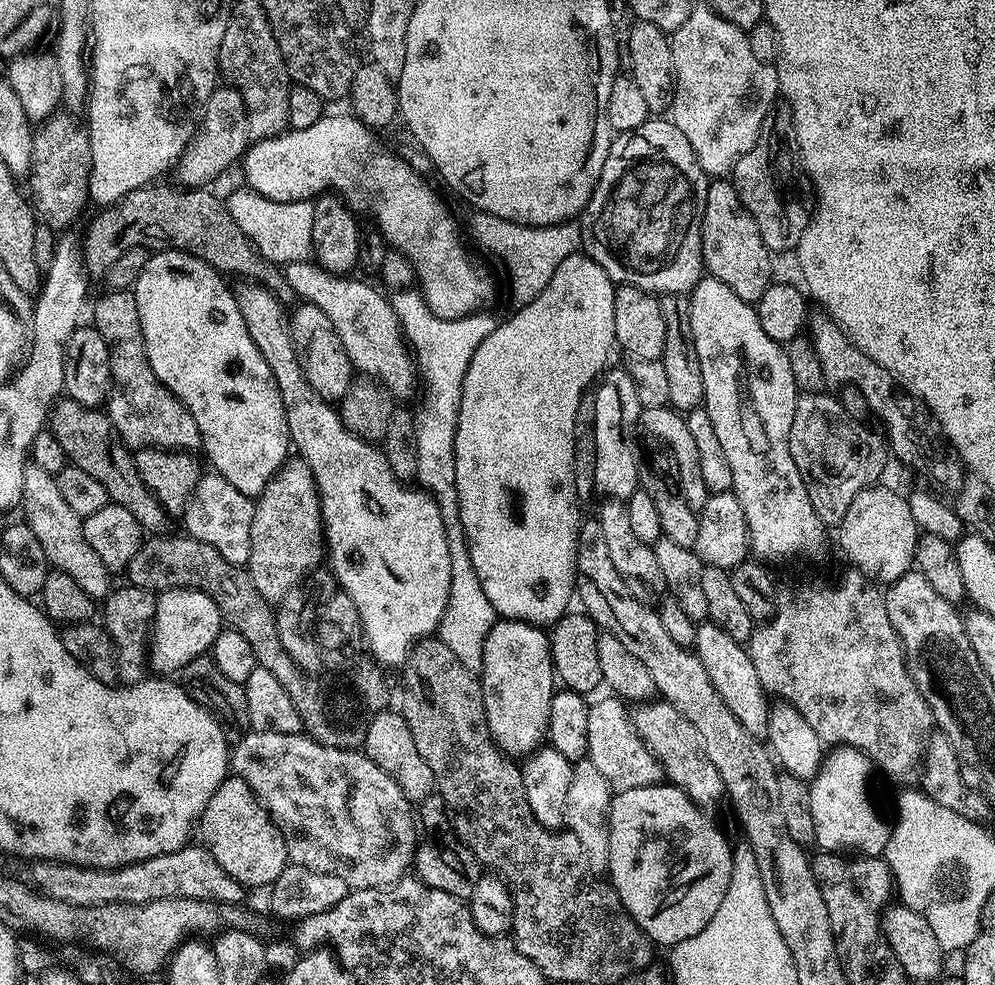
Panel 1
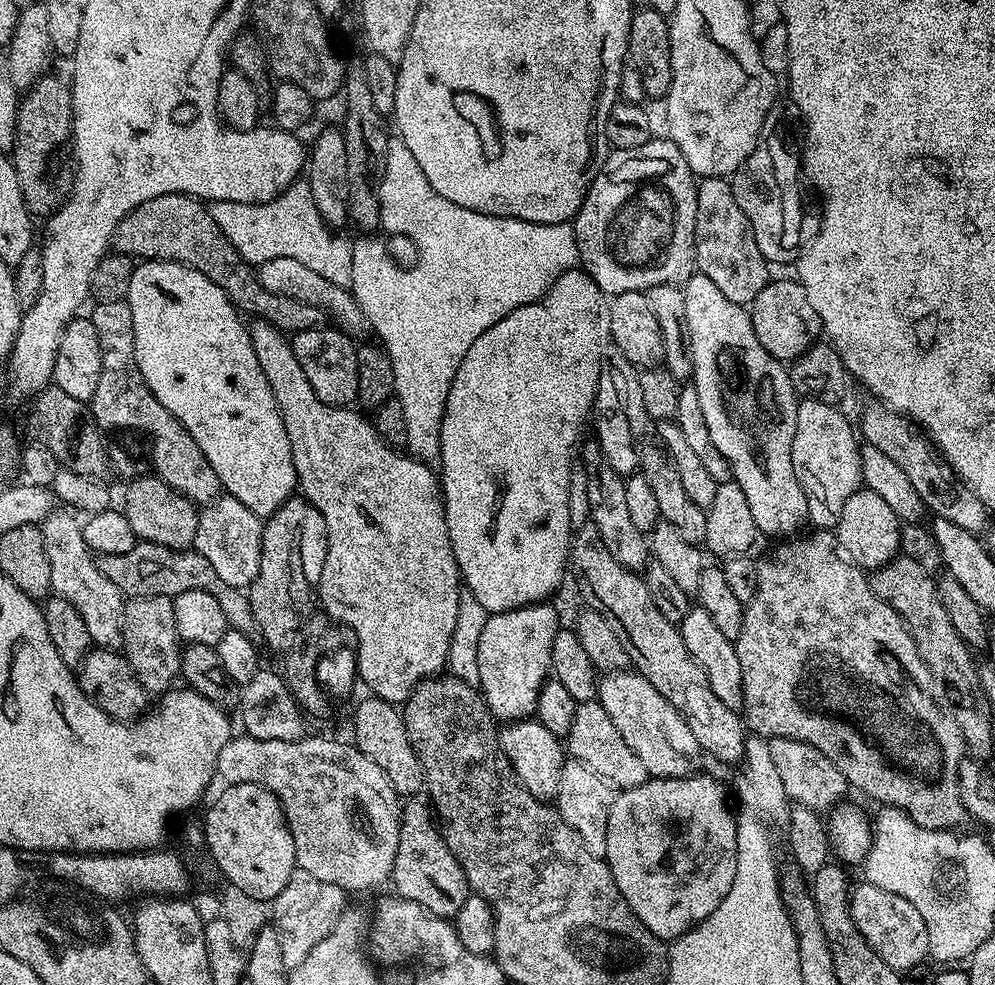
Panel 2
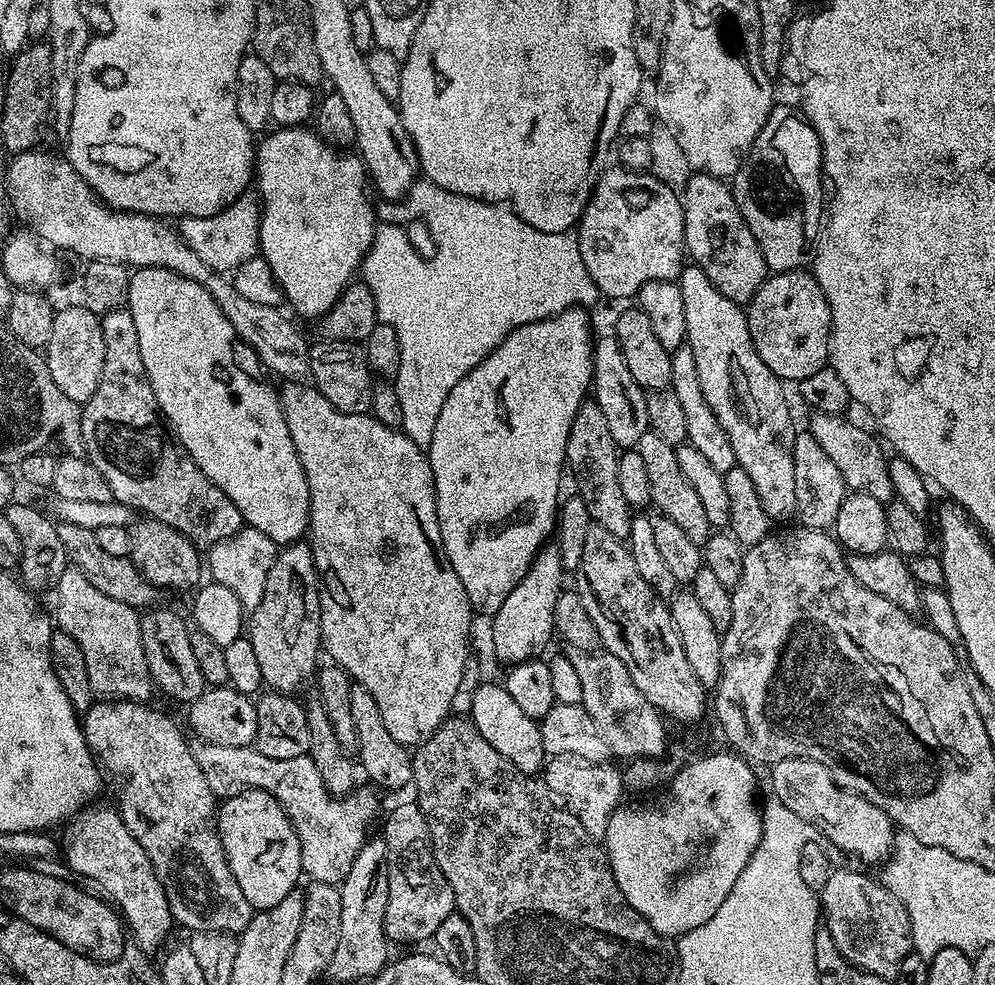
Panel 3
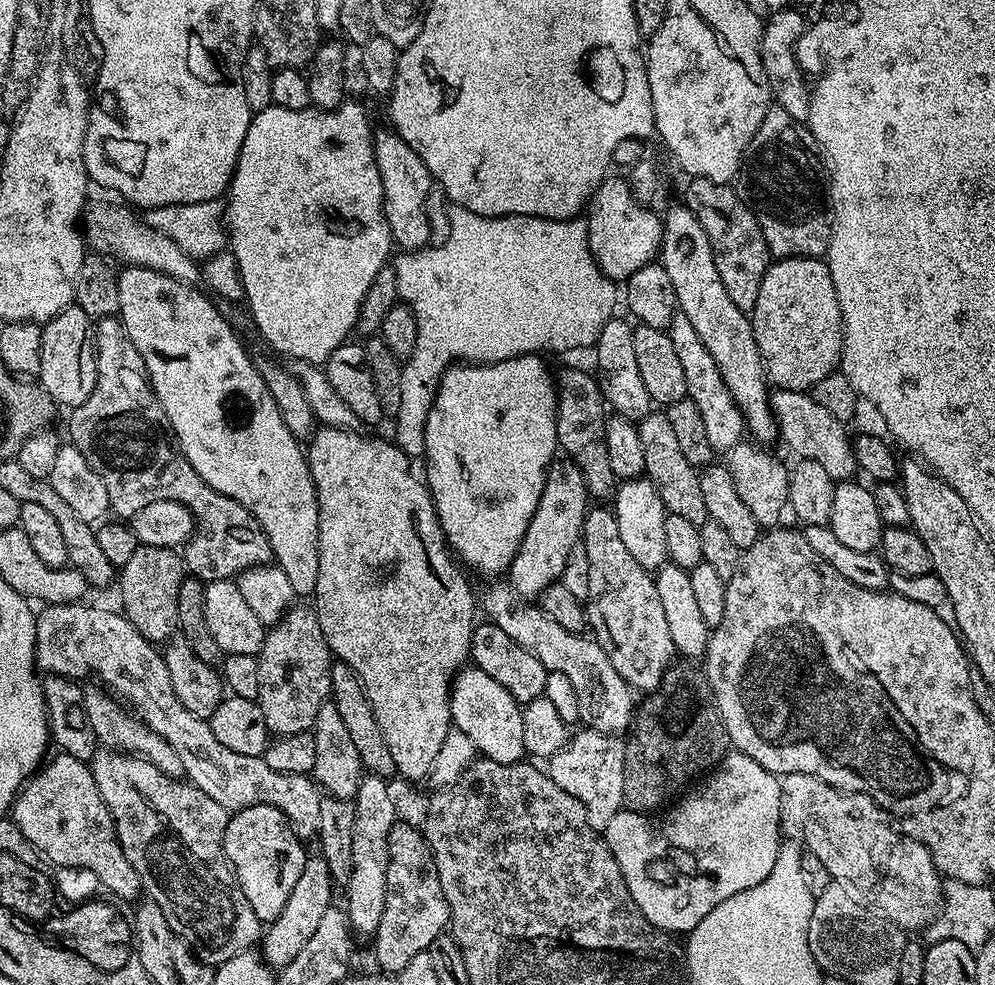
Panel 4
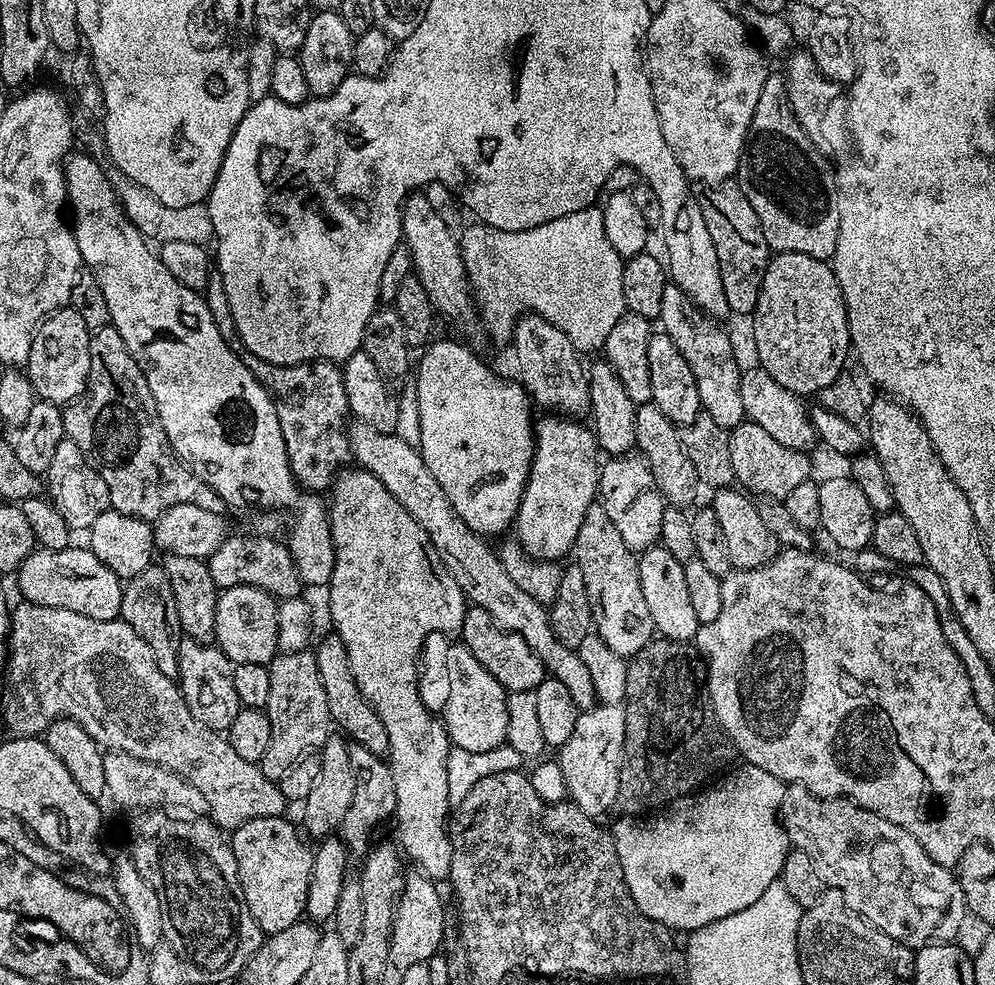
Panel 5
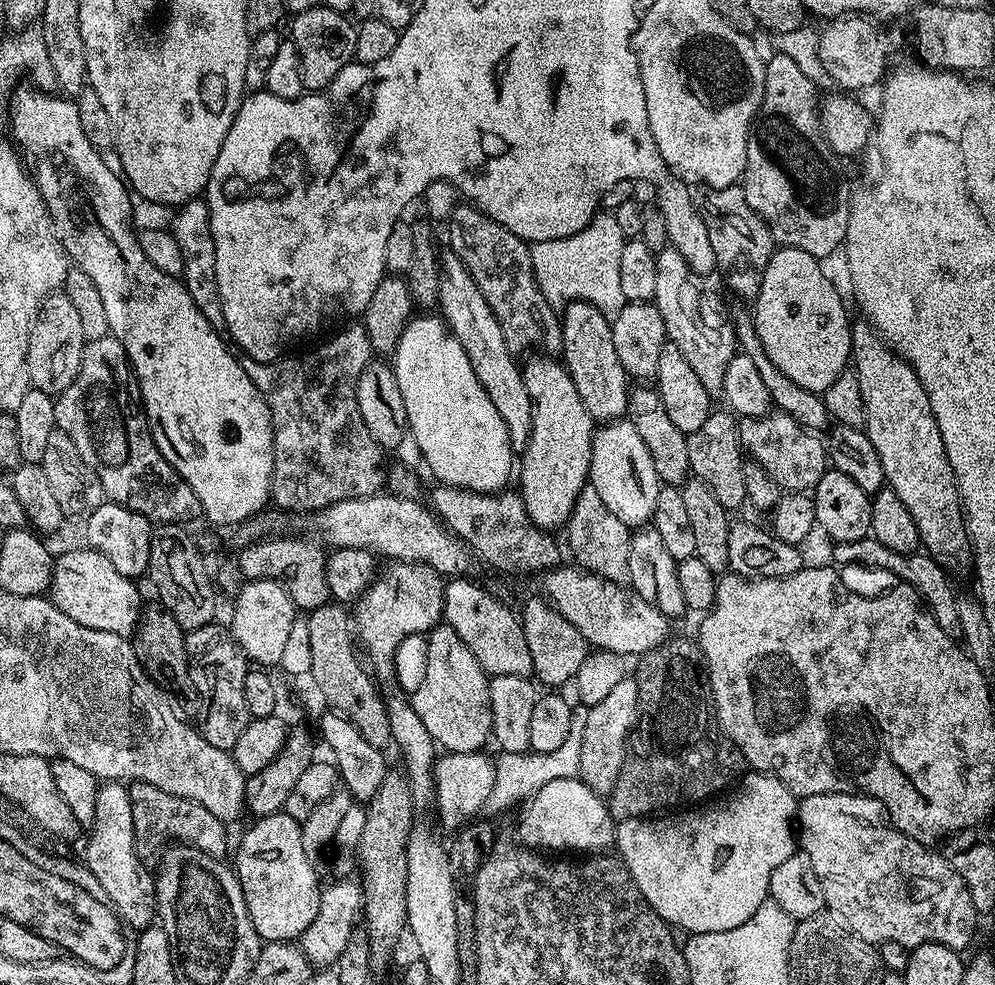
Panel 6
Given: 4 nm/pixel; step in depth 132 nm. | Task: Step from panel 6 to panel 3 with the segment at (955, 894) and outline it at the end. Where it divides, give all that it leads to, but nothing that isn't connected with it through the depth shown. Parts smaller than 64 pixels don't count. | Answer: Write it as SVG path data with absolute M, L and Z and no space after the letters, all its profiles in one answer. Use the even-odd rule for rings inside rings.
M786 758L771 769L772 780L776 783L775 791L783 797L786 806L798 814L806 823L812 825L817 833L825 836L833 849L841 848L852 856L861 856L864 860L883 862L888 859L894 843L894 825L892 819L874 802L865 796L843 788L832 777L832 771L822 762L810 758Z

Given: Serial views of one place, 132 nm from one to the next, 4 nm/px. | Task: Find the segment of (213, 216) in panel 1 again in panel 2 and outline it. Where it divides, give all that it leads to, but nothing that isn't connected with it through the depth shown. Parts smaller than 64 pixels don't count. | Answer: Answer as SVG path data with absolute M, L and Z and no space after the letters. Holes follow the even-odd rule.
M168 194L131 211L116 228L117 251L145 260L172 260L190 265L224 291L235 307L250 316L263 318L285 334L317 327L324 318L320 308L289 296L280 296L261 285L255 269L234 250L233 244L214 222L209 207L193 196Z

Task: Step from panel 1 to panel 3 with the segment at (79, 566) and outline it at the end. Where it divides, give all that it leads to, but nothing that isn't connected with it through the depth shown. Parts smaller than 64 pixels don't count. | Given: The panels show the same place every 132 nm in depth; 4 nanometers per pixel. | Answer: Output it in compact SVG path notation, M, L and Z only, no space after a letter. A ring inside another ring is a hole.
M71 566L62 574L62 578L58 578L54 595L56 595L55 627L61 632L70 634L70 638L78 642L86 658L86 674L90 674L93 697L104 702L151 701L154 685L142 650L141 613L126 606L126 602L117 602L115 598L102 594L102 590L96 589L86 578L86 574Z

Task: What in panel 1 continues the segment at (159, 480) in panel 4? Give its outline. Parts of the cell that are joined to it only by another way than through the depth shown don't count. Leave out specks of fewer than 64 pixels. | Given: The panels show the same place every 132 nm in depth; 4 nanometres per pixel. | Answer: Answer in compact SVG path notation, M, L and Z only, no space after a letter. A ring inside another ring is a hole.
M108 290L105 296L96 300L92 308L91 327L102 334L106 346L110 350L110 374L112 375L112 391L108 394L106 411L122 442L133 450L142 448L161 448L171 450L196 450L201 447L198 422L194 422L194 414L186 410L186 406L173 392L154 374L150 362L146 358L146 346L142 338L142 322L138 318L138 302L135 291Z

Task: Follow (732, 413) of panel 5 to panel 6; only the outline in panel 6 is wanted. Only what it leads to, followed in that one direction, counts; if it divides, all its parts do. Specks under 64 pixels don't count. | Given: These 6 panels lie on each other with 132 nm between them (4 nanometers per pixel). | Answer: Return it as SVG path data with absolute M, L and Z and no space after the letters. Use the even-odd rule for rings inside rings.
M671 246L656 253L658 279L654 290L655 306L658 314L662 314L662 322L666 326L667 343L678 346L694 369L694 374L706 386L708 395L716 398L723 393L726 366L730 366L732 357L737 355L736 334L732 330L729 313L724 313L724 304L707 288L705 281L690 266L686 266L686 258L678 254Z

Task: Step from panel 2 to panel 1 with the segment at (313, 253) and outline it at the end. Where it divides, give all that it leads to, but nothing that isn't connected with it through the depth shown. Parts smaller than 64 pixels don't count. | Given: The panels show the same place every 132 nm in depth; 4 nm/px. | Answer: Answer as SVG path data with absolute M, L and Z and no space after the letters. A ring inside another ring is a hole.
M247 186L236 188L226 197L226 205L253 248L270 264L287 266L294 262L313 259L314 203L312 200L298 202L274 202Z

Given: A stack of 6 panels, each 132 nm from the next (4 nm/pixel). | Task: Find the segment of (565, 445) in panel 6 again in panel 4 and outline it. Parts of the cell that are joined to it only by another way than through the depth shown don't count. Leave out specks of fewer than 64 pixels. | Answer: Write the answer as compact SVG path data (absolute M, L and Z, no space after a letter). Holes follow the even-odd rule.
M553 459L542 486L542 498L538 498L538 510L534 510L534 518L530 518L530 526L526 526L526 534L520 543L520 553L506 573L507 583L512 585L521 600L535 601L544 595L551 584L559 581L570 550L581 543L580 531L589 507L590 497L584 485L582 470L578 470L573 460Z

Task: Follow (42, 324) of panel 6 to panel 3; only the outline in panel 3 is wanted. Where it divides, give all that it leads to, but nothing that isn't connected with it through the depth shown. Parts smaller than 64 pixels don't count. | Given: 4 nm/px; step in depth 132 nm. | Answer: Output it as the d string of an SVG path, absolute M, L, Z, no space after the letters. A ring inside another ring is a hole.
M75 302L69 308L55 313L50 338L46 345L46 359L50 378L58 385L58 390L66 394L75 404L83 406L98 390L102 378L102 362L106 358L106 346L102 342L100 317L95 316L83 303Z

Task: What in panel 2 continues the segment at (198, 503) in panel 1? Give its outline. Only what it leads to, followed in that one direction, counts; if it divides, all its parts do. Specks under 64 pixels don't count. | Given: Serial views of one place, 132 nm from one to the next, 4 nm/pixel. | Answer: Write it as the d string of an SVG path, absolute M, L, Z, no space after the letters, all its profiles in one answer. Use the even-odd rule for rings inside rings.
M221 494L217 500L203 505L194 548L202 554L202 558L206 558L206 562L210 562L210 566L214 566L214 574L218 574L226 586L247 590L260 573L263 533L264 520L261 516L242 506L238 498Z

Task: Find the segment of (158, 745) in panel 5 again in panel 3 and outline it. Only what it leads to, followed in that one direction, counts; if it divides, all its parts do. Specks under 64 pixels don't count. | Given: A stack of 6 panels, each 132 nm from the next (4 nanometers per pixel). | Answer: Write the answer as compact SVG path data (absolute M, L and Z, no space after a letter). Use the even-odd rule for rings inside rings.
M197 743L194 748L198 766L202 766L202 774L206 774L206 782L210 782L210 790L217 798L227 798L238 794L243 788L266 790L279 800L280 805L292 819L294 830L300 843L300 867L309 881L317 884L341 885L346 874L350 874L350 866L358 854L358 850L369 839L368 827L376 820L376 811L380 808L377 793L371 787L357 787L349 796L337 798L326 790L322 782L322 774L318 774L318 766L314 766L311 755L302 758L266 758L255 746L235 748L234 746L218 746L217 744Z

